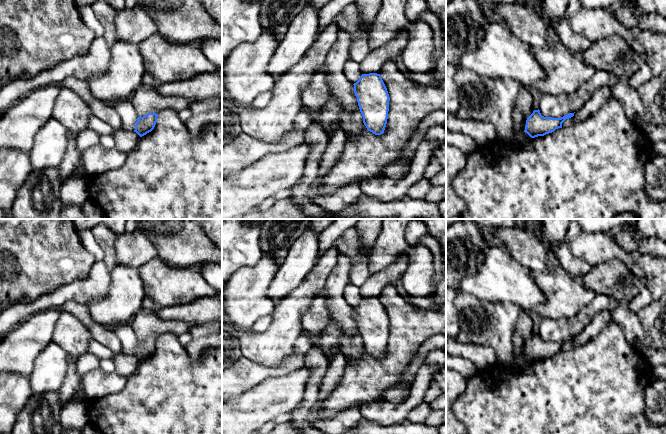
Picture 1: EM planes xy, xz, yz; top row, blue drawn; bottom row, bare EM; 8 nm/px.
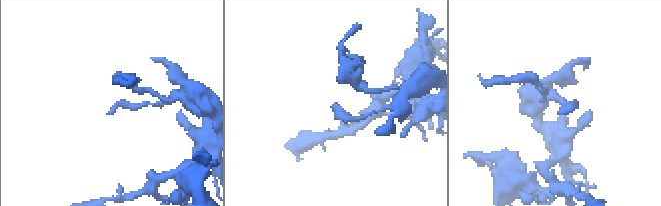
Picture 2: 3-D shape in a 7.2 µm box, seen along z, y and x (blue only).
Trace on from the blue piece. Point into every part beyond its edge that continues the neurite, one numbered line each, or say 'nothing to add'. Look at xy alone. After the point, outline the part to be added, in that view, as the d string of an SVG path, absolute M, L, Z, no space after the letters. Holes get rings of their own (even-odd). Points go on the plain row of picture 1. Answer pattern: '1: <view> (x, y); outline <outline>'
nothing to add

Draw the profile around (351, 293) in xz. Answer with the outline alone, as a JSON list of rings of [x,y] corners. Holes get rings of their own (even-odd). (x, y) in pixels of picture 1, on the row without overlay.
[[[351,283],[344,287],[342,294],[345,301],[353,308],[356,307],[362,299],[360,286],[355,286]]]

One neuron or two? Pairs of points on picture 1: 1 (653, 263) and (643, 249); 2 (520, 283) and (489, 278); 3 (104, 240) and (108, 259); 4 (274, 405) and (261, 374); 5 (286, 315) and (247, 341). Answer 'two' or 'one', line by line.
1: two
2: one
3: one
4: two
5: one

